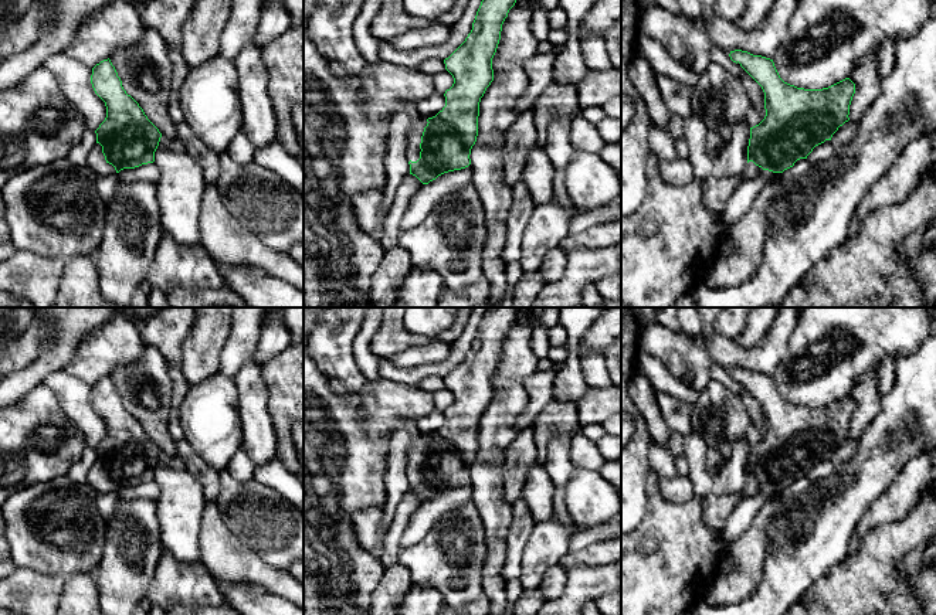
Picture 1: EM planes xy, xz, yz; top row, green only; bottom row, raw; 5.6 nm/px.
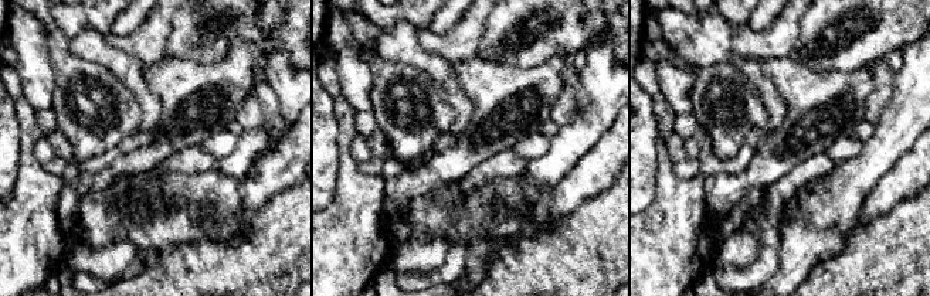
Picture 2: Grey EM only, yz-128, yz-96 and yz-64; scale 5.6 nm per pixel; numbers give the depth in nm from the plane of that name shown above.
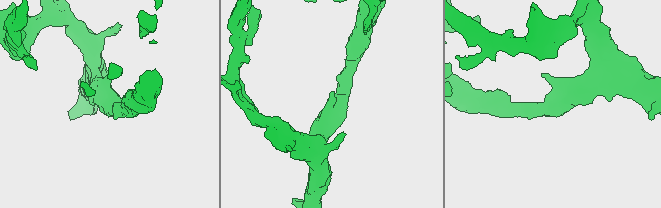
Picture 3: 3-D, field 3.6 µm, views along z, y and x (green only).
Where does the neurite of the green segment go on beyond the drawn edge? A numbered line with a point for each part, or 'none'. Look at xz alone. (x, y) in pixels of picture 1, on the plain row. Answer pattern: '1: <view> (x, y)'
1: xz (414, 452)

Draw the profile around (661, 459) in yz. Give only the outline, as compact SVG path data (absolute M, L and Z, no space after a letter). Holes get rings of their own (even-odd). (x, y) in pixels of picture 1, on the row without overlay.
M651 441L648 449L648 463L661 479L676 476L675 456L667 445Z

